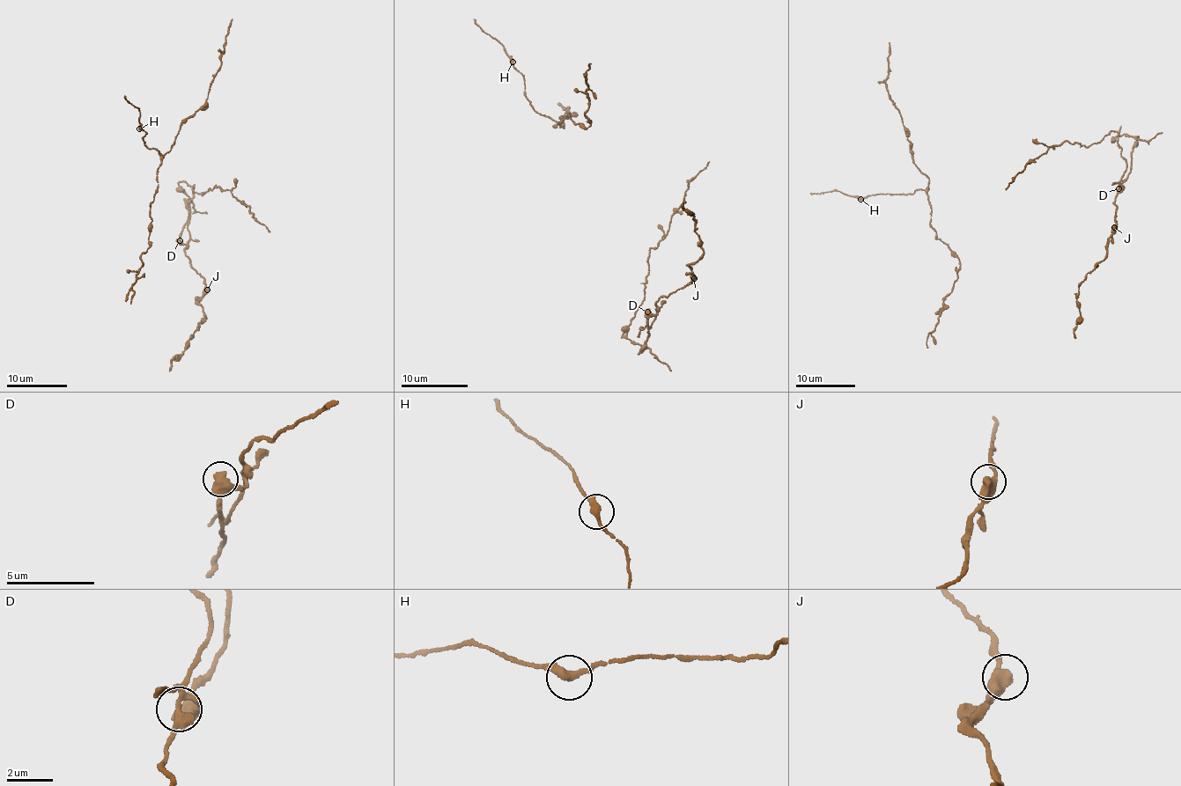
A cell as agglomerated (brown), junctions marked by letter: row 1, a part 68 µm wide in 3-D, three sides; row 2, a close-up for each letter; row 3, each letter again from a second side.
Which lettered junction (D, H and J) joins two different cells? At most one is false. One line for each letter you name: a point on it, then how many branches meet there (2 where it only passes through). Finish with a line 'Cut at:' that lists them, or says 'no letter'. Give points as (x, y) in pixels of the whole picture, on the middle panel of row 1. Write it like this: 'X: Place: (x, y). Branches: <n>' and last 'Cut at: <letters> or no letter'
D: Place: (647, 312). Branches: 2
Cut at: D

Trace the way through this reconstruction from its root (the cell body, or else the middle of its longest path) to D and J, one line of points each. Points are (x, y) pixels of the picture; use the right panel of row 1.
D: (1051, 147), (1059, 146), (1066, 141), (1088, 147), (1112, 131), (1134, 138), (1131, 172), (1118, 187)
J: (1051, 147), (1059, 146), (1066, 141), (1088, 147), (1112, 131), (1134, 138), (1131, 172), (1116, 194), (1114, 227)

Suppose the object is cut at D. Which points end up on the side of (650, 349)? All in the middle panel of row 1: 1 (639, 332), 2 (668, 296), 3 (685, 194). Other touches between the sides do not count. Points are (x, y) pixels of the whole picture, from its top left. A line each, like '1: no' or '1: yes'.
1: no
2: no
3: yes

